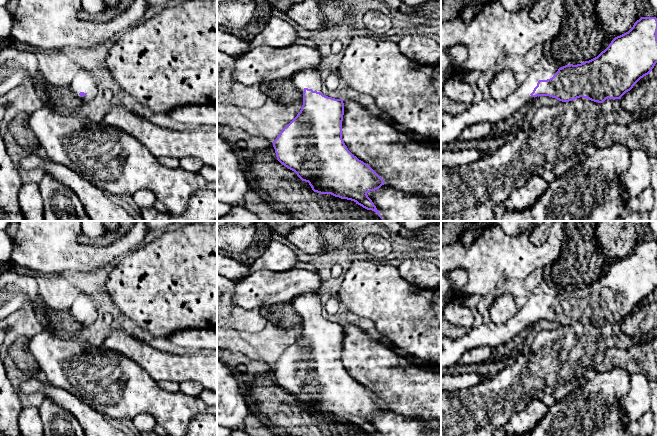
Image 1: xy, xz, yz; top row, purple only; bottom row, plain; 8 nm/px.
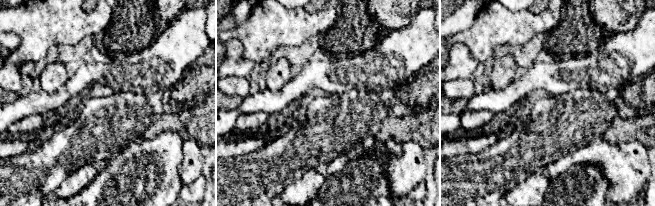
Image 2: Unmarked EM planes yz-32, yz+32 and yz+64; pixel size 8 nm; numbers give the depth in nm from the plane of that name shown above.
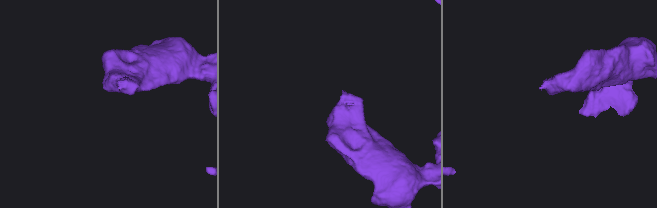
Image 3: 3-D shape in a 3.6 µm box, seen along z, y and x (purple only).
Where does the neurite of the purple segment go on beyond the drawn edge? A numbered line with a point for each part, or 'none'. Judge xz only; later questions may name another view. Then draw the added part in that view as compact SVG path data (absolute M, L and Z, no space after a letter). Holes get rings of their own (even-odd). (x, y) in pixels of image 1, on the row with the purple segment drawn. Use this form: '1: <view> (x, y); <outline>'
1: xz (311, 78); M319 68L304 69L295 73L291 79L296 89L302 94L302 101L305 88L322 93L324 74L319 71Z

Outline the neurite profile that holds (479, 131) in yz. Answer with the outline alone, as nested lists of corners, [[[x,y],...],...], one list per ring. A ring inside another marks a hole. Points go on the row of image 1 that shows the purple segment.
[[[484,122],[479,124],[471,125],[463,130],[460,135],[461,141],[473,141],[486,139],[492,134],[494,124]]]

